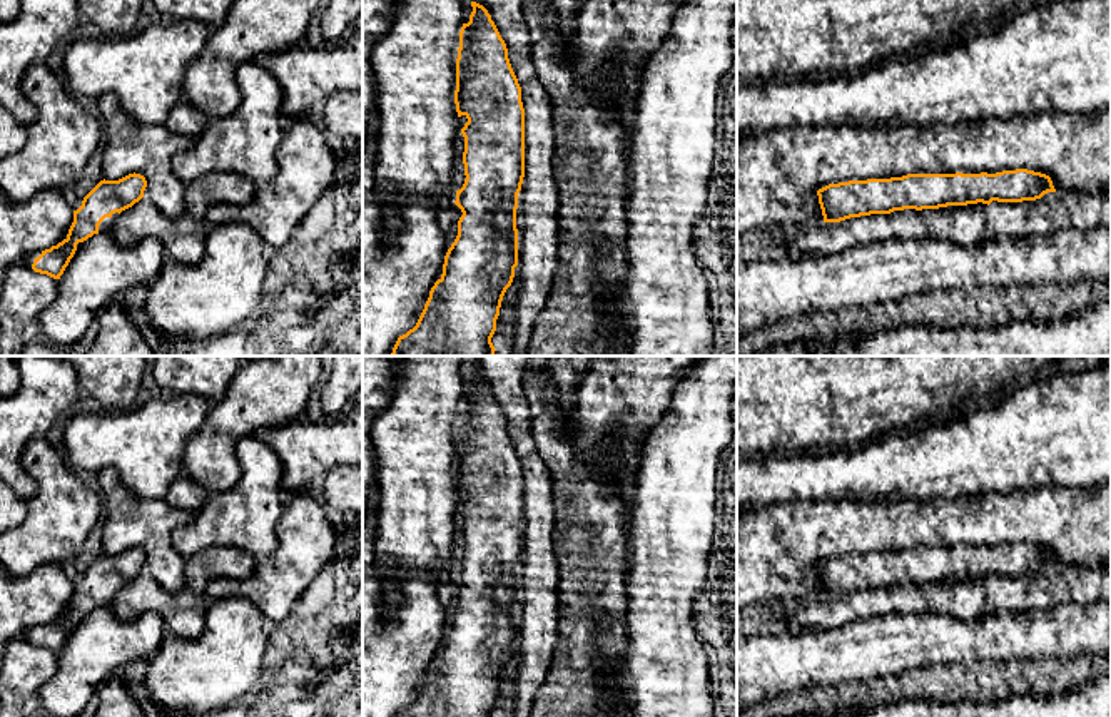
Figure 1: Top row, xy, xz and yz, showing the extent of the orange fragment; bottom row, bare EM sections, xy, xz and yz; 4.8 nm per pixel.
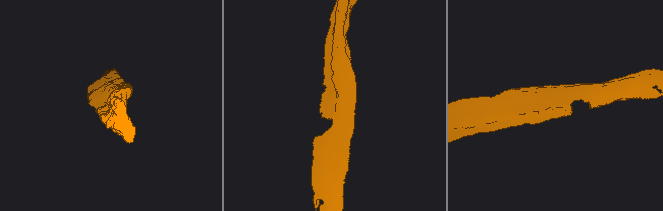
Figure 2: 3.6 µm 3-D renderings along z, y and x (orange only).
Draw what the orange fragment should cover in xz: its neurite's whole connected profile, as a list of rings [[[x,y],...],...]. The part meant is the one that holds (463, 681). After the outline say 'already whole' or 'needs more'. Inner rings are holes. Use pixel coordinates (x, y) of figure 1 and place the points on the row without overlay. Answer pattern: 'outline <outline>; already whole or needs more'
outline [[[471,376],[469,396],[459,406],[454,478],[468,496],[464,511],[464,558],[454,578],[463,590],[458,610],[444,630],[443,648],[429,665],[413,704],[396,717],[491,717],[506,664],[518,640],[518,568],[525,552],[525,483],[521,461],[508,423],[488,384]]]; already whole

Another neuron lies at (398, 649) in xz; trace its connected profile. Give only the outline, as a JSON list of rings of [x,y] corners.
[[[376,490],[363,516],[363,717],[396,717],[416,700],[448,622],[438,597],[443,582],[428,572],[394,572],[403,603],[391,615],[386,612],[383,575],[374,552],[378,505]]]

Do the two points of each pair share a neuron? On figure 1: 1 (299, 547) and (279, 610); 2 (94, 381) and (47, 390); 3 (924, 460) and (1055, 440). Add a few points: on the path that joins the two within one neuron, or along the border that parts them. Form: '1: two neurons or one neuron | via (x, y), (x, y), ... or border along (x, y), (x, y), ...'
1: one neuron | via (296, 562), (296, 567), (279, 584), (279, 595)
2: two neurons | border along (76, 373), (84, 395)
3: one neuron | via (956, 458), (1023, 440)

